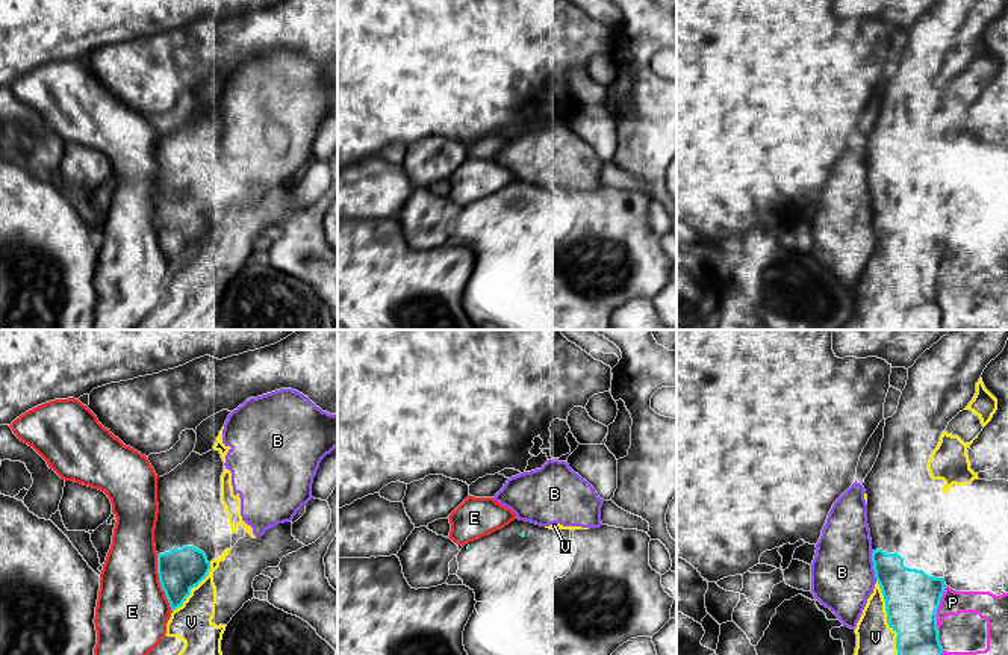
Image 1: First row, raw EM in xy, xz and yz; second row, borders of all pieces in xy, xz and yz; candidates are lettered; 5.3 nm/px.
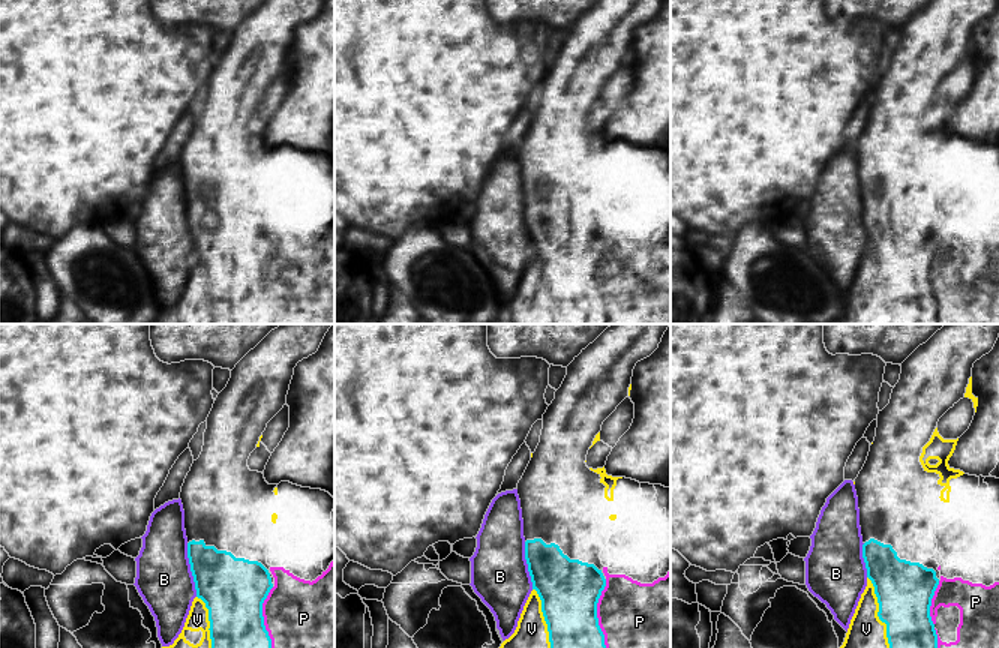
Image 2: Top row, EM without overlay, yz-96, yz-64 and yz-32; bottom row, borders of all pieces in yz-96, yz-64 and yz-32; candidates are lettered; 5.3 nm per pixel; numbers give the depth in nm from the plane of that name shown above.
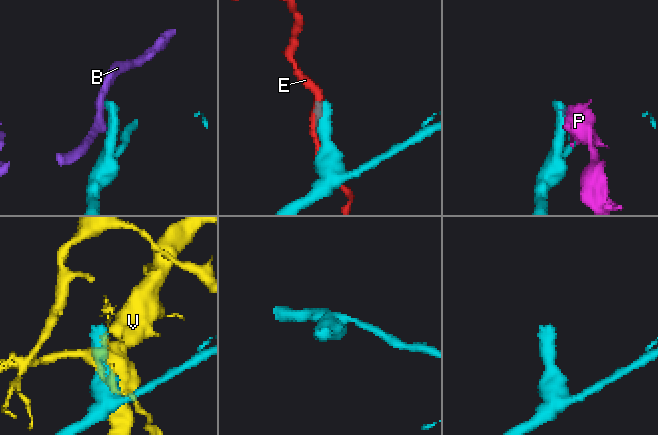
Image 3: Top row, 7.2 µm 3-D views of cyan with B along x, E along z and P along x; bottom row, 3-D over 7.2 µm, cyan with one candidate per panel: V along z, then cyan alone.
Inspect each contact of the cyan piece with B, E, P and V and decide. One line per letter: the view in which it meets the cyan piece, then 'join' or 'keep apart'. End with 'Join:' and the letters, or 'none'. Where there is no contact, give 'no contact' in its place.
B: meets cyan in yz; keep apart
E: meets cyan in xy; keep apart
P: meets cyan in yz; keep apart
V: meets cyan in yz; keep apart
Join: none

